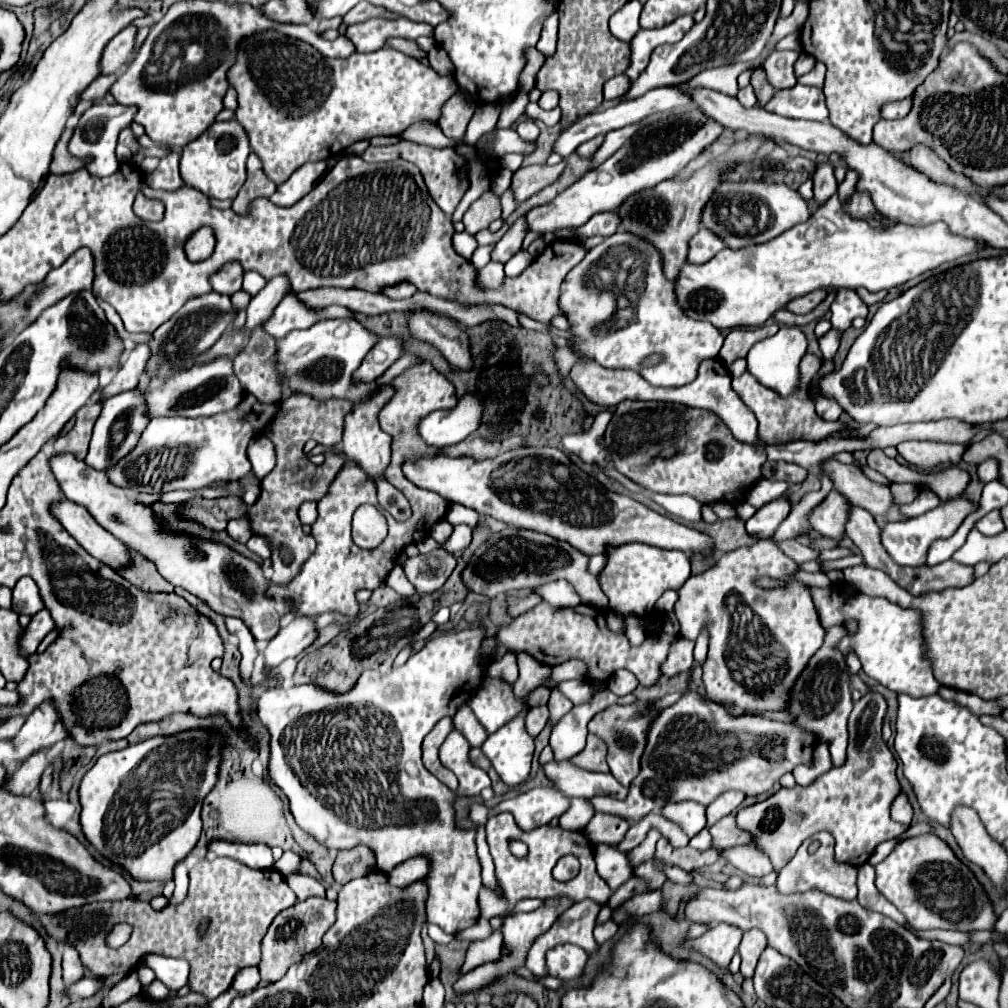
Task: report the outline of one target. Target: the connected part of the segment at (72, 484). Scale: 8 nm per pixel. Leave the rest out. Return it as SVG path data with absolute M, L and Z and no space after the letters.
M70 452L50 456L48 464L68 500L84 506L102 528L112 532L126 546L150 558L156 564L158 572L170 584L182 586L194 596L206 600L212 610L222 616L238 616L240 620L244 620L258 642L266 642L276 636L276 632L280 630L280 612L276 610L276 602L264 596L264 586L268 586L268 580L264 578L262 568L256 562L232 552L224 544L202 542L188 536L172 536L162 532L160 522L152 516L150 506L130 500L122 488L108 482L104 472L90 468L84 460L74 458Z

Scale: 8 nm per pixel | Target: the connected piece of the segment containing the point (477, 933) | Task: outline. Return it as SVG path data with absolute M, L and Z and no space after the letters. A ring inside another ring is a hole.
M480 918L472 928L460 932L458 938L462 938L462 940L474 940L474 938L486 938L490 934L492 934L492 928L490 928L488 920L486 918Z

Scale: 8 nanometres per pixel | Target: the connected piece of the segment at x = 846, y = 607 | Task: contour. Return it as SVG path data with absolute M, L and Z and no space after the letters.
M832 584L826 590L812 588L812 598L824 628L832 624L844 624L844 620L848 618L858 620L860 628L856 636L846 634L840 642L840 650L844 654L854 650L862 662L862 670L894 692L906 692L910 696L938 694L942 684L932 676L928 662L922 658L924 646L920 638L920 614L916 614L914 610L904 610L884 598L868 598L864 594L844 596L840 592L842 588L844 586L838 588L838 584Z

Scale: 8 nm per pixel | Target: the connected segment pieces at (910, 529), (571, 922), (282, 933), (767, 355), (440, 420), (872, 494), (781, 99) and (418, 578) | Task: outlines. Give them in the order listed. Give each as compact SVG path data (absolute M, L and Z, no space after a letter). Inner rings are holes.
M952 500L952 502L942 502L940 506L936 506L934 510L928 510L922 516L916 518L908 518L908 520L898 520L898 522L886 522L880 538L882 538L882 546L884 550L890 554L890 558L900 564L900 566L924 566L926 564L926 556L928 550L932 546L932 542L942 540L942 538L950 538L958 526L962 524L962 520L976 510L976 504L970 504L968 500Z
M578 902L572 904L558 920L548 934L542 934L532 950L528 952L528 962L526 968L542 978L550 976L546 968L546 952L560 946L560 944L574 944L582 946L590 954L598 952L598 942L592 936L592 930L596 926L596 916L598 916L598 904L596 902Z
M306 898L304 902L296 902L292 908L282 910L274 922L270 924L268 934L262 940L262 962L260 962L260 976L264 982L280 980L288 968L300 962L306 954L318 950L322 946L322 938L328 928L336 922L336 902L328 898Z
M780 328L774 336L756 342L748 352L748 372L778 396L788 398L800 392L800 360L804 356L804 334L800 328Z
M470 394L464 396L458 406L454 410L436 410L436 412L430 412L428 416L424 416L420 422L418 422L418 436L428 444L428 446L434 446L438 450L446 448L446 446L452 446L452 444L458 444L462 442L464 438L468 438L474 430L476 430L476 422L480 422L480 402L476 402L476 398L472 398Z
M826 460L822 468L830 474L834 488L846 494L854 506L868 510L872 516L886 516L890 512L894 502L890 486L872 482L860 468L840 464L836 460Z
M796 84L788 90L778 90L768 102L766 110L786 118L804 118L804 120L828 120L828 106L822 88Z
M434 550L430 554L406 558L404 562L398 562L398 566L404 570L406 578L416 588L416 592L424 594L444 586L456 566L456 558L444 550Z

